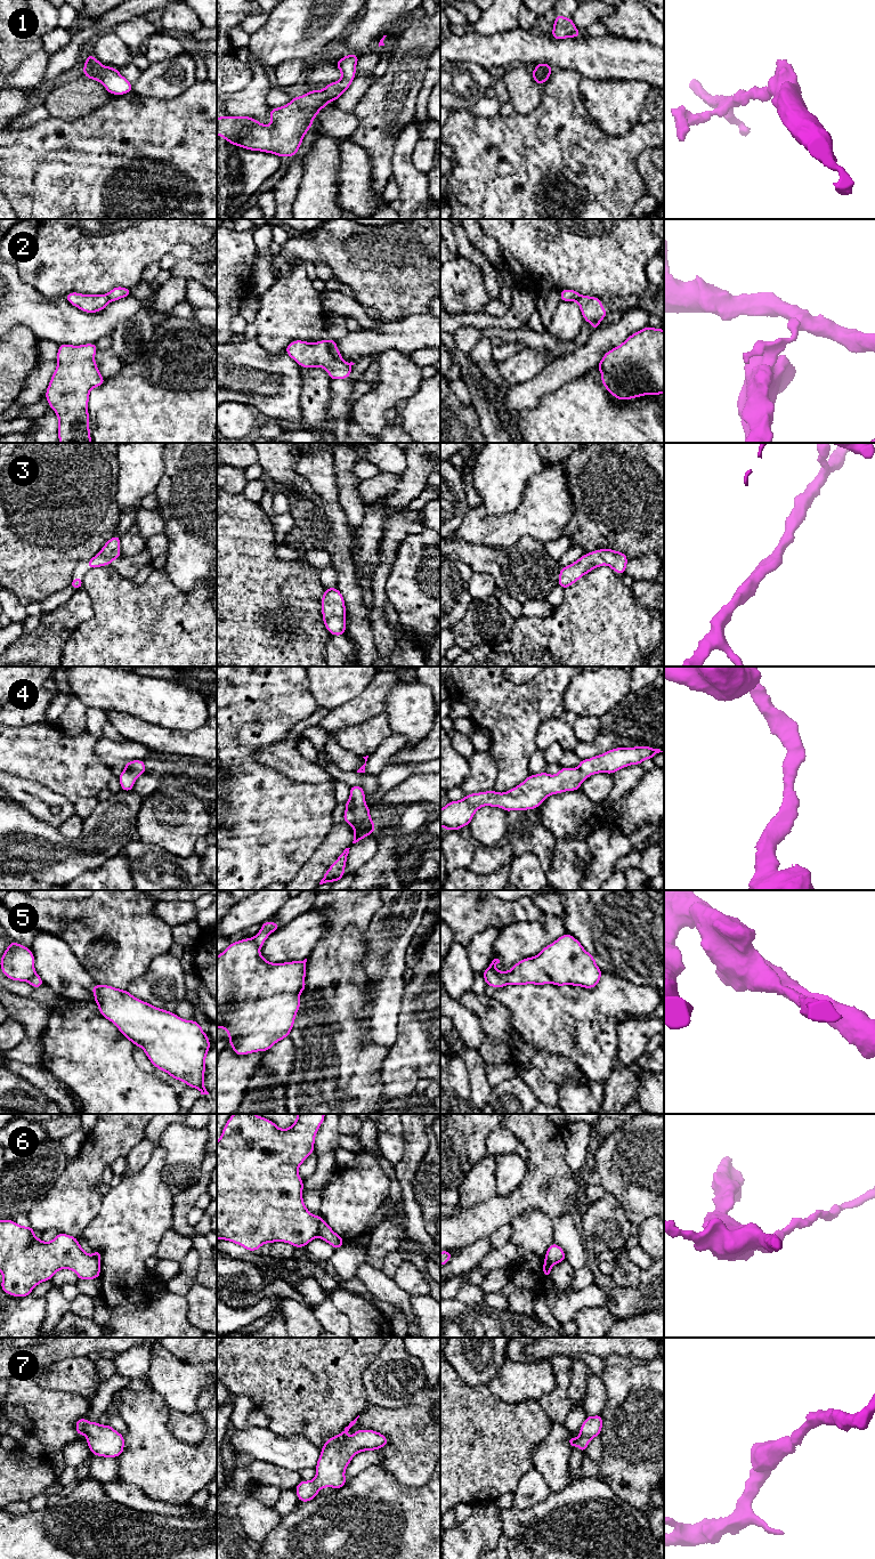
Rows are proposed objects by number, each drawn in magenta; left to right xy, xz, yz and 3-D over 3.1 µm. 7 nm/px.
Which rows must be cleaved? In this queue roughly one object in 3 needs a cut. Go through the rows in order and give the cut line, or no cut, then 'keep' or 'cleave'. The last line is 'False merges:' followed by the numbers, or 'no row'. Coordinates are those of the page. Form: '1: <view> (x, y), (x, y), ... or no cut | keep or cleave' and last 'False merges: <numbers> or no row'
1: no cut | keep
2: xz (326, 341), (330, 353), (343, 362) | cleave
3: no cut | keep
4: no cut | keep
5: yz (488, 967), (508, 983) | cleave
6: xz (322, 1219), (316, 1236) | cleave
7: no cut | keep
False merges: 2, 5, 6

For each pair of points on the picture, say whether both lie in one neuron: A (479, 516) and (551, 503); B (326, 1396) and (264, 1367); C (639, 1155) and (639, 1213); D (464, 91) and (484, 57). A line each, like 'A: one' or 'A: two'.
A: one
B: one
C: one
D: two

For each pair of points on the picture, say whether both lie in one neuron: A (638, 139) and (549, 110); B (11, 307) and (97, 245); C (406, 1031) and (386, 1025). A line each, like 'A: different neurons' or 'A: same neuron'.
A: same neuron
B: different neurons
C: different neurons

